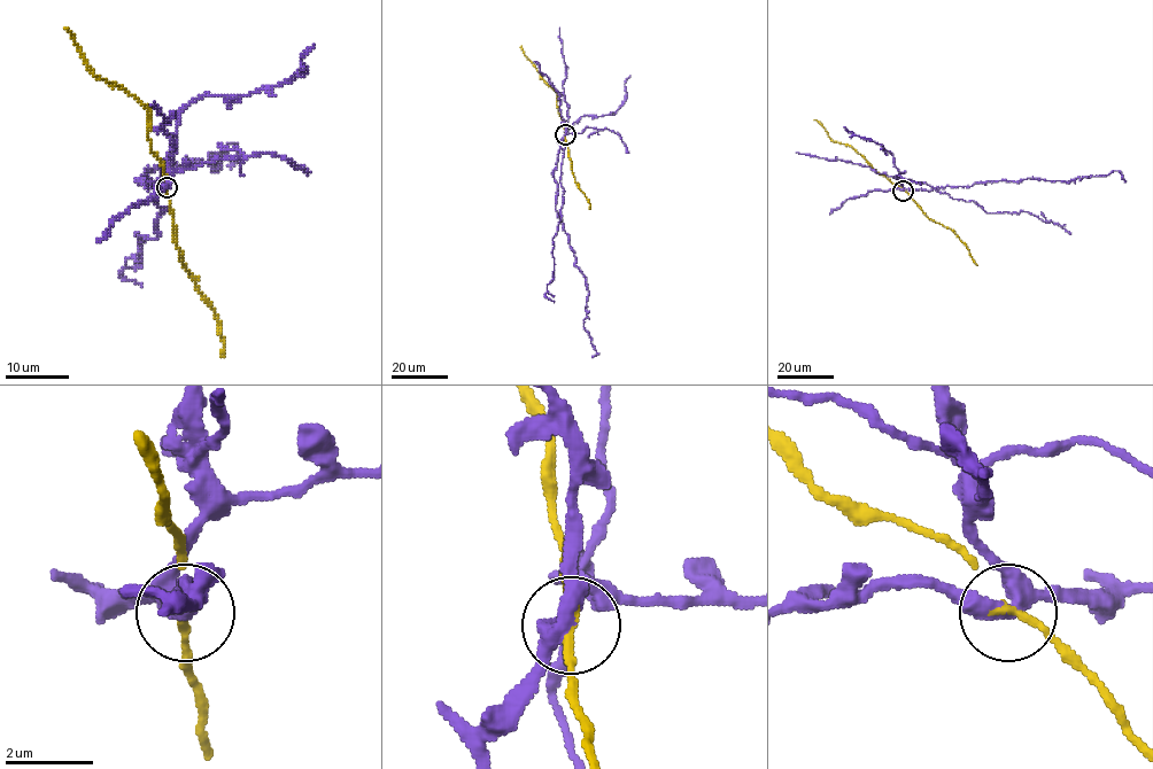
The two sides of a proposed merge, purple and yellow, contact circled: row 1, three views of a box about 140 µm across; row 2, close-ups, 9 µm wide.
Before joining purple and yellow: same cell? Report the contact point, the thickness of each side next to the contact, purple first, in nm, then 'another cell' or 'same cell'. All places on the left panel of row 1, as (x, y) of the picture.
at (167, 187); 360 nm thick on the purple side, 140 nm on the other; another cell

